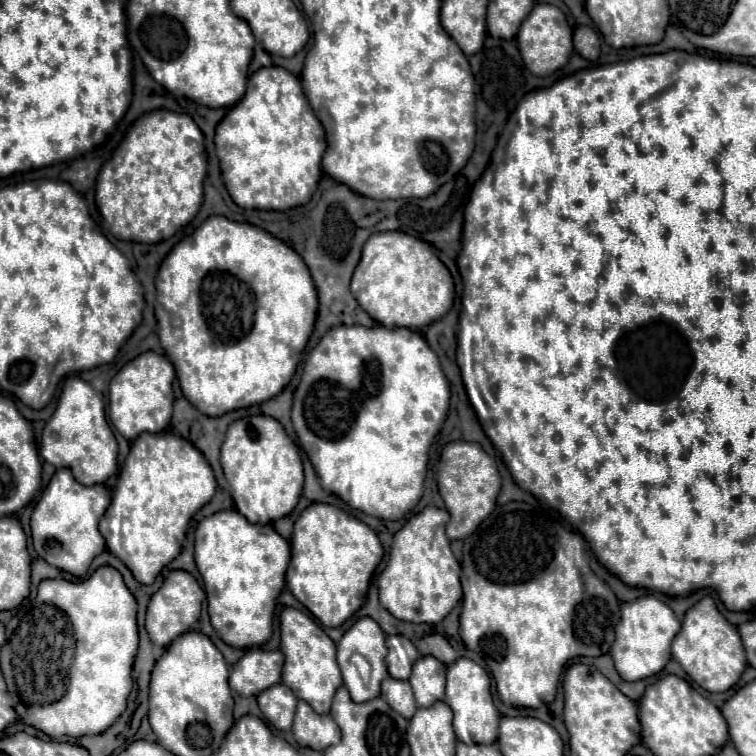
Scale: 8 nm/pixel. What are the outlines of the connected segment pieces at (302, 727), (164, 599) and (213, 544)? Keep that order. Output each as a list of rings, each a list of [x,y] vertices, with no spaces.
[[[298,701],[292,733],[300,747],[310,747],[316,751],[324,751],[340,741],[340,729],[334,725],[334,719],[330,715],[314,713],[306,701]]]
[[[170,571],[162,583],[162,587],[150,597],[148,611],[146,611],[146,631],[154,645],[168,647],[178,635],[194,629],[200,609],[204,601],[204,591],[198,581],[186,571]]]
[[[236,509],[204,517],[196,527],[194,559],[202,575],[208,615],[224,643],[240,649],[260,647],[272,637],[272,619],[278,595],[284,589],[284,573],[290,561],[290,543],[270,525],[252,525]]]

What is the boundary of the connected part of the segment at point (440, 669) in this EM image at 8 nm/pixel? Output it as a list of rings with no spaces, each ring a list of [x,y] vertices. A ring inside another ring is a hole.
[[[420,657],[410,675],[410,685],[420,707],[430,707],[436,701],[444,699],[446,685],[446,667],[434,657]]]

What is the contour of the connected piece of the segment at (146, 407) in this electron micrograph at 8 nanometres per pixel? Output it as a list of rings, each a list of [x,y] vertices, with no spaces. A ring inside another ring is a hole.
[[[154,351],[138,355],[134,361],[124,365],[116,377],[110,381],[110,421],[124,435],[128,441],[136,439],[140,433],[162,433],[172,417],[172,381],[174,381],[174,367],[172,363]]]

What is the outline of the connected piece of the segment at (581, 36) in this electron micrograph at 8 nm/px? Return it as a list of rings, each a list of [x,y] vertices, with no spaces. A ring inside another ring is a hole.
[[[576,27],[574,49],[588,61],[596,61],[600,55],[600,37],[592,27]]]

